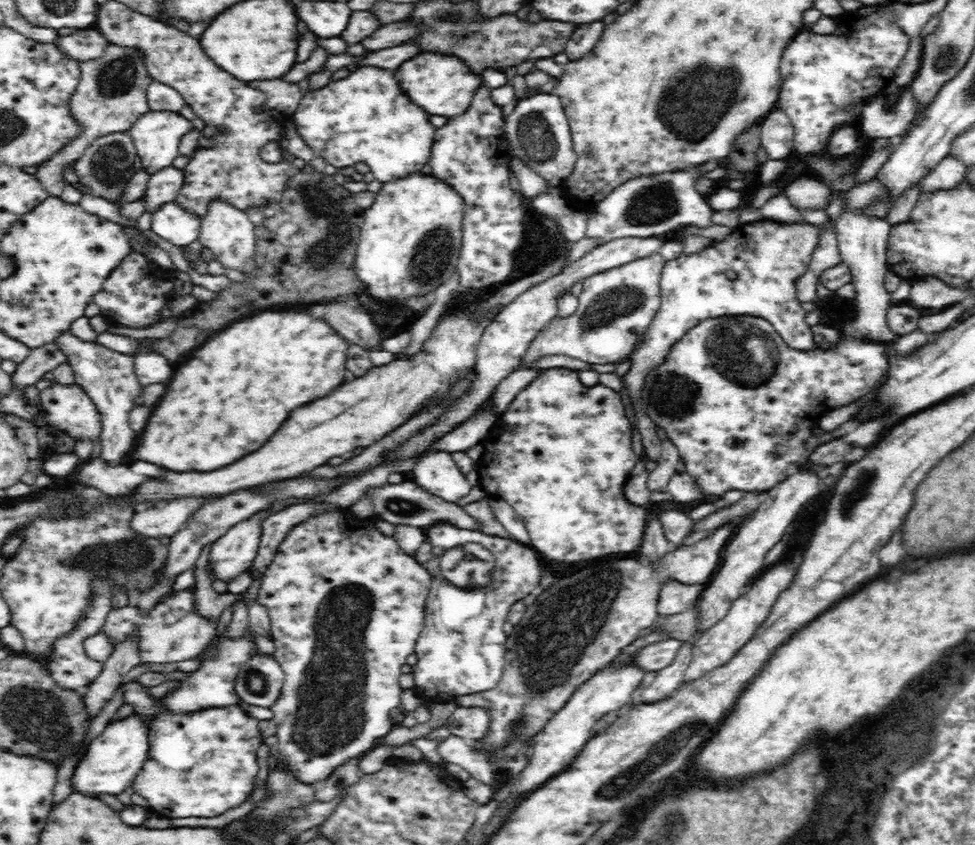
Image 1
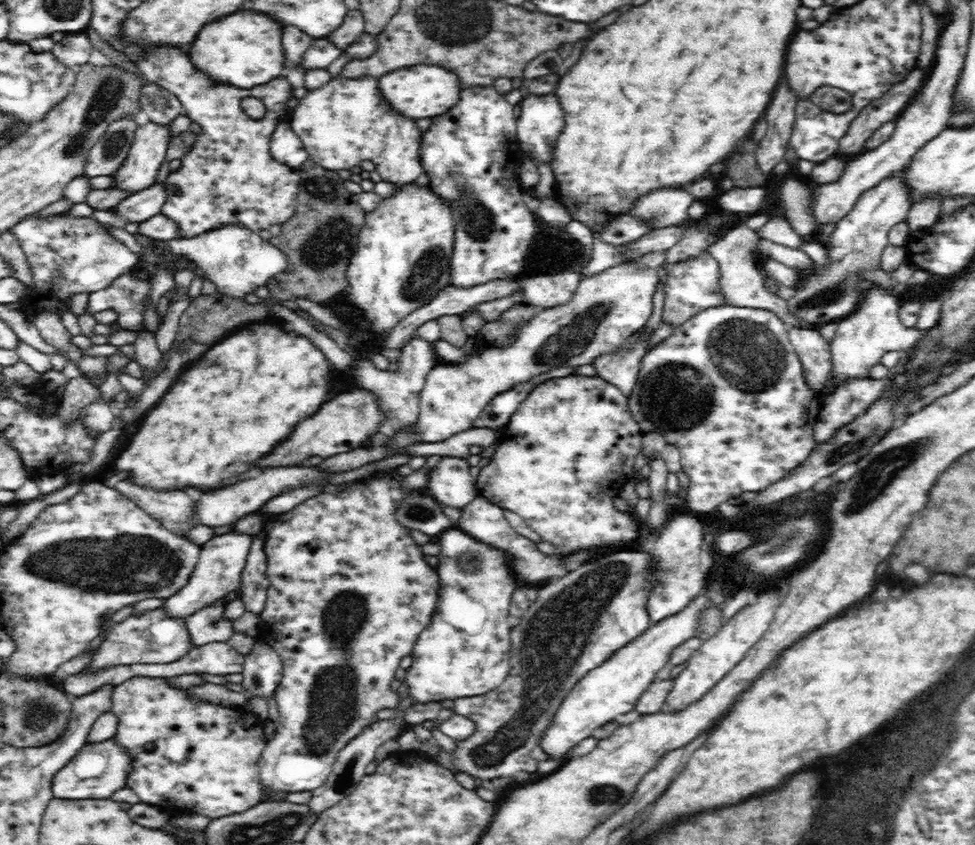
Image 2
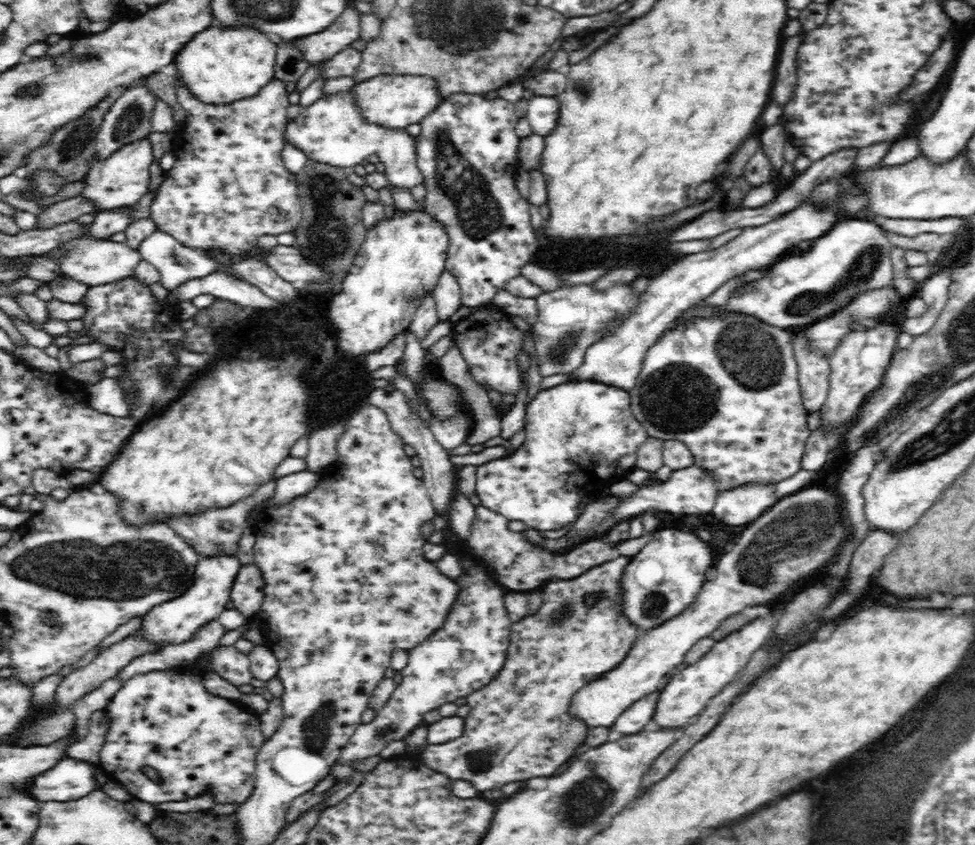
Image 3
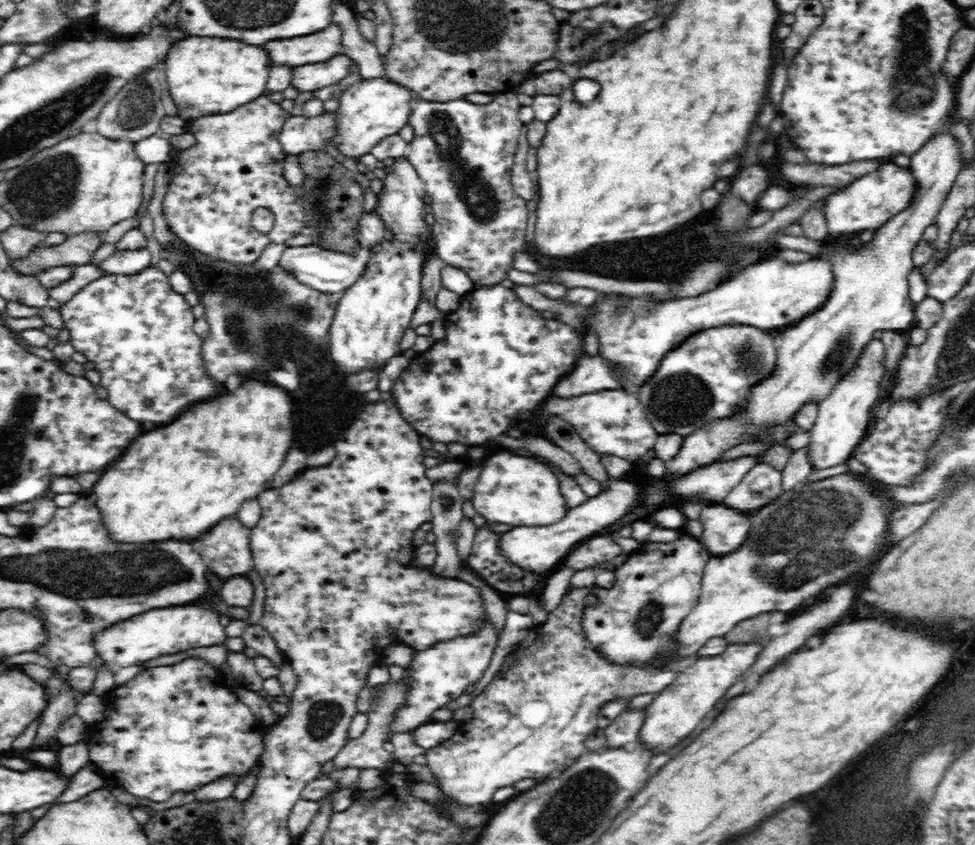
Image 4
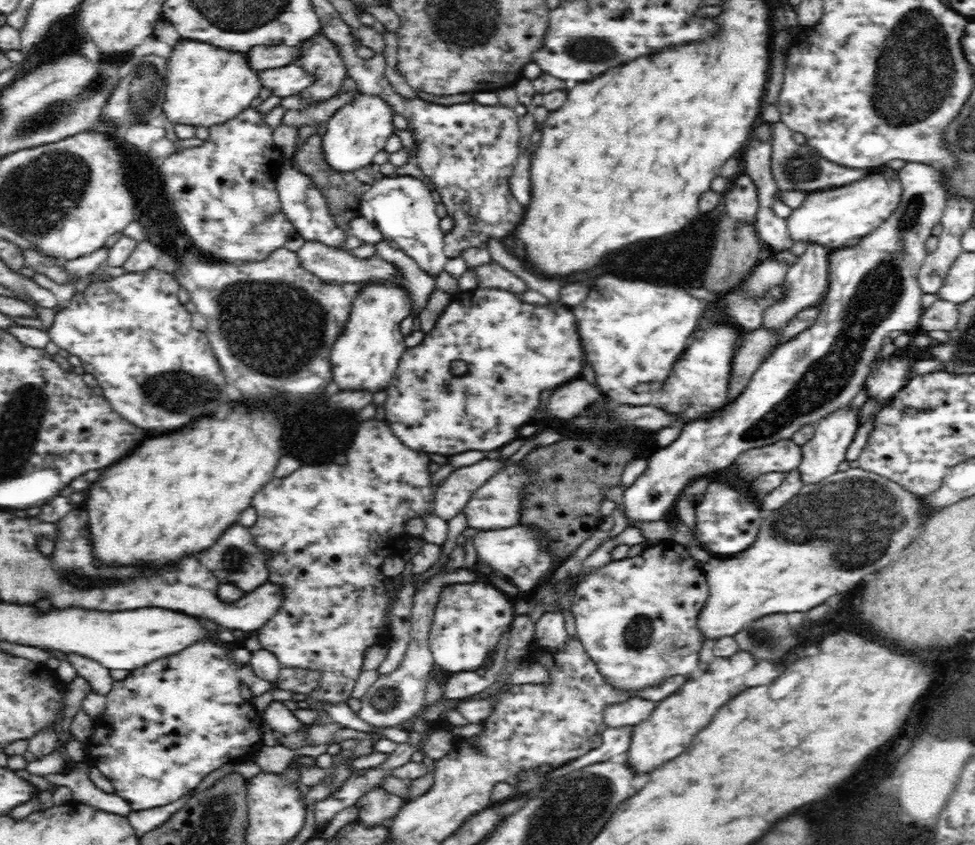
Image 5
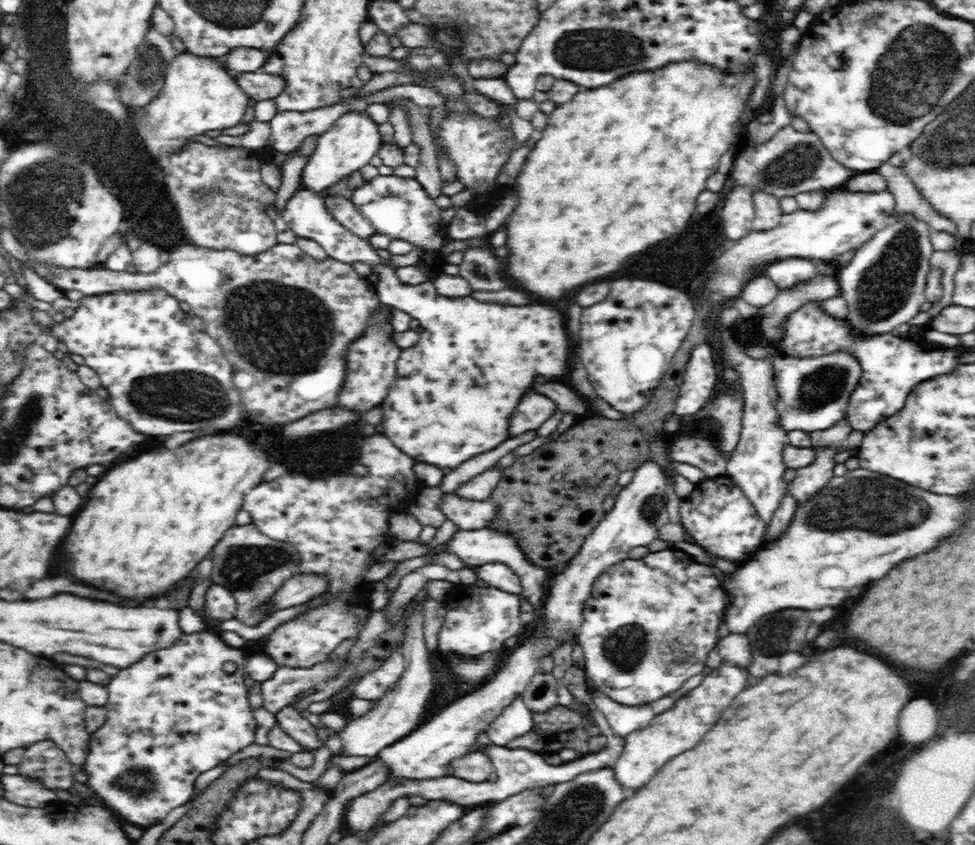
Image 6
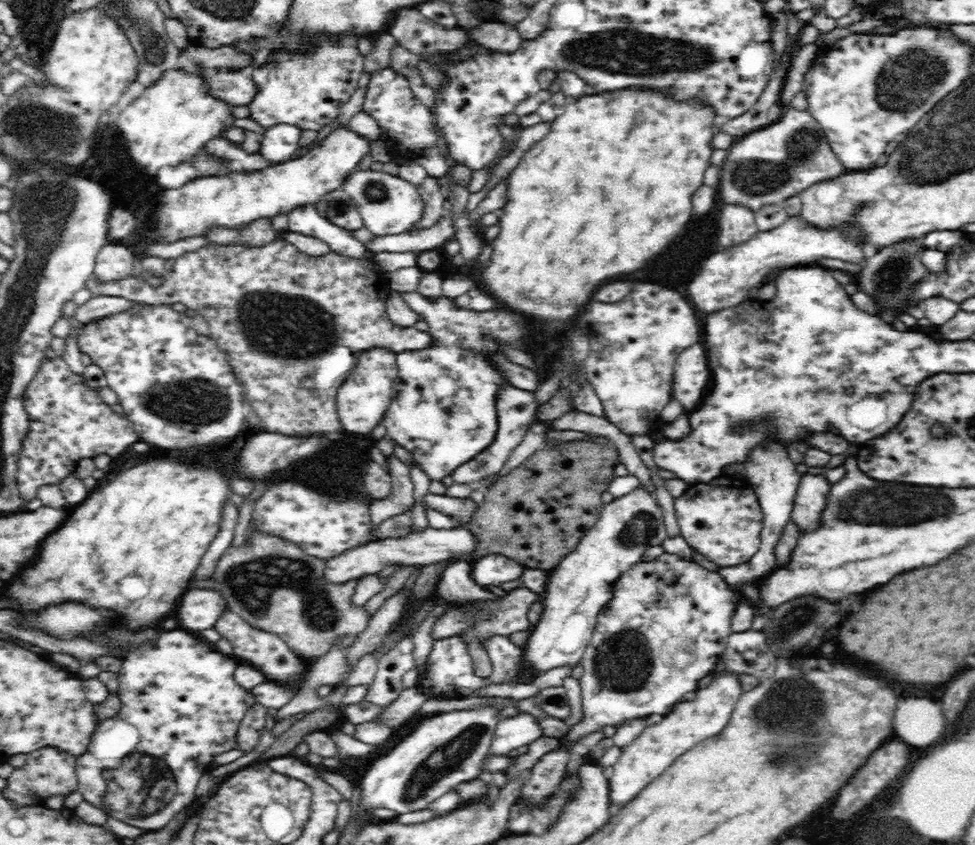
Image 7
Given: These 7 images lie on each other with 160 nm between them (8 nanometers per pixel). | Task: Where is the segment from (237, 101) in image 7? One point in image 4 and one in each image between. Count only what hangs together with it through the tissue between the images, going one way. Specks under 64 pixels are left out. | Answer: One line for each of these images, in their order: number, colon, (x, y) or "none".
4: (309, 77)
5: (290, 80)
6: (260, 85)

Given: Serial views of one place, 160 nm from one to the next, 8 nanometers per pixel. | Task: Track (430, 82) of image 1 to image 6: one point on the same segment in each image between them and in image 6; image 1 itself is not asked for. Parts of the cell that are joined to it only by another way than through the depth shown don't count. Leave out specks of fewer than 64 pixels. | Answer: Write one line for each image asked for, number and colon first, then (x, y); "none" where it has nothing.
2: (424, 90)
3: (395, 101)
4: (370, 110)
5: (355, 133)
6: (352, 141)

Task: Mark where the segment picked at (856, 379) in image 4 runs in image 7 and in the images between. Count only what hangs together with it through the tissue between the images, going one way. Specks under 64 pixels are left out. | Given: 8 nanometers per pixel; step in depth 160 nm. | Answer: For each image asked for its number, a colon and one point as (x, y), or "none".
5: (822, 454)
6: (809, 479)
7: (810, 499)

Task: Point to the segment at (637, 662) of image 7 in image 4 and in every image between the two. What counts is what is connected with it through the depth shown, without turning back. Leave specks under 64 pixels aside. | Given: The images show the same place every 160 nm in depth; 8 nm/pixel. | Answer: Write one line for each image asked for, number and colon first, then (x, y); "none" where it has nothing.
4: (659, 583)
5: (637, 618)
6: (654, 620)

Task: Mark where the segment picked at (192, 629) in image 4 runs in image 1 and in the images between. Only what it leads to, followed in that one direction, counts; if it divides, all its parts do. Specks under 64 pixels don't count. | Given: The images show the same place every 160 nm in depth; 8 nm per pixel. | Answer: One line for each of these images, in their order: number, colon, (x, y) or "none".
1: (234, 552)
2: (222, 559)
3: (171, 623)

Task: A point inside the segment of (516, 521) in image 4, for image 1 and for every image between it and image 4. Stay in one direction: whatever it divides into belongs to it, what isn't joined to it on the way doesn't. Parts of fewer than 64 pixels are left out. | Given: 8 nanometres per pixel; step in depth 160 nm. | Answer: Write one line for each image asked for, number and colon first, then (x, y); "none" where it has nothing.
1: (562, 451)
2: (560, 462)
3: (581, 437)

